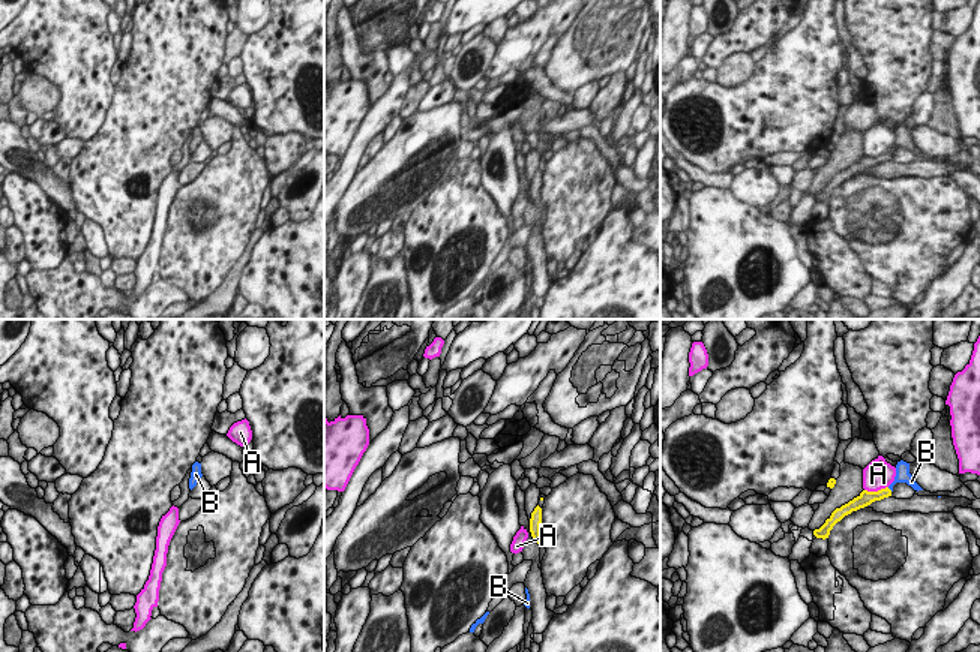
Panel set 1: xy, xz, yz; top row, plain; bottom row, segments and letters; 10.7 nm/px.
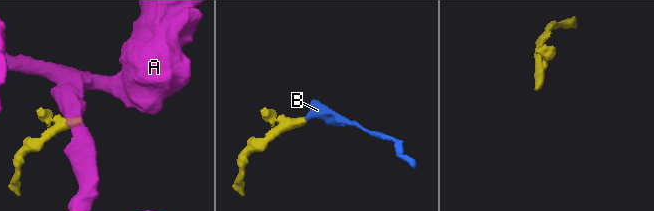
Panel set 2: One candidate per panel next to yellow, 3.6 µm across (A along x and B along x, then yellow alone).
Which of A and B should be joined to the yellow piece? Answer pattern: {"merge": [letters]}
{"merge": ["B"]}

